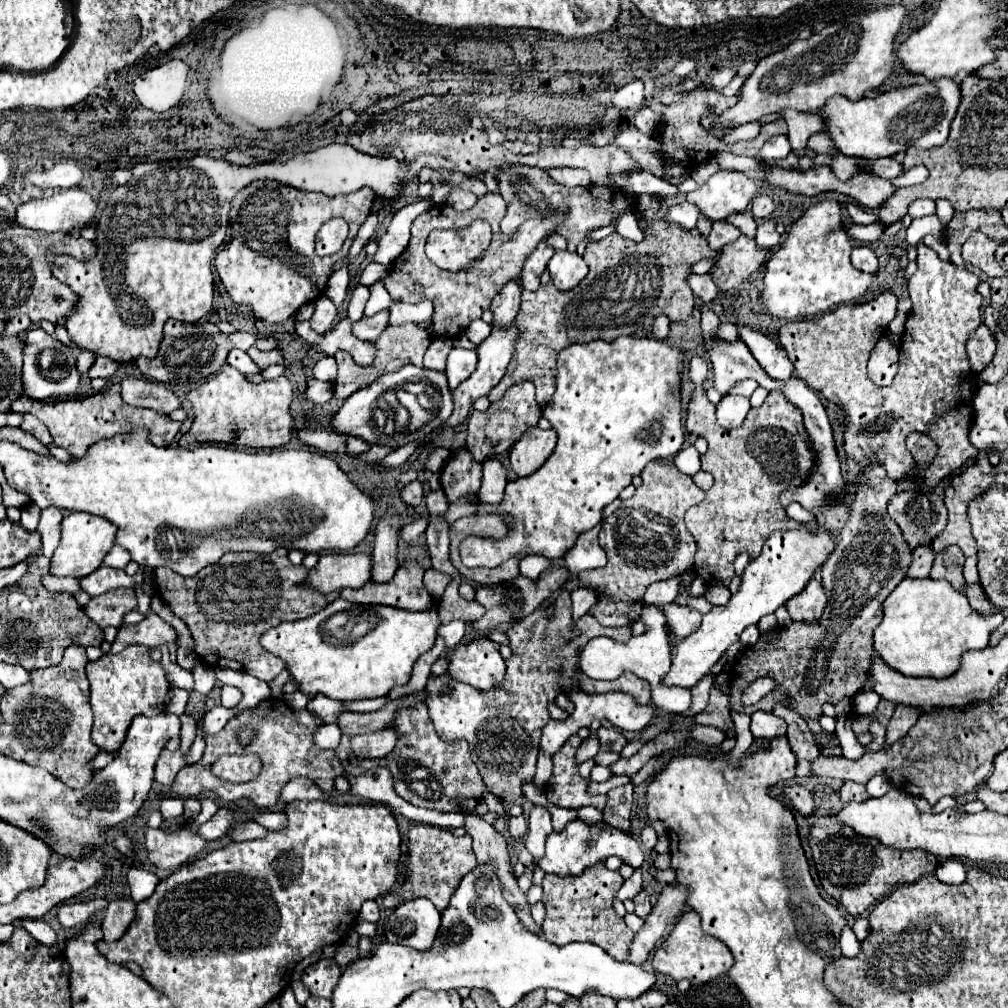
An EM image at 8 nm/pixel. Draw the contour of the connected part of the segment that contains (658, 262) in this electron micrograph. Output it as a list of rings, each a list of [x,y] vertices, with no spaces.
[[[656,221],[646,231],[642,243],[634,243],[630,239],[620,237],[618,233],[608,235],[606,239],[592,243],[584,251],[584,259],[590,267],[590,273],[584,281],[572,291],[558,291],[552,283],[540,285],[538,291],[524,291],[520,313],[516,319],[520,321],[520,341],[516,345],[516,353],[512,355],[512,365],[508,365],[506,375],[502,381],[488,393],[490,403],[496,403],[504,391],[520,381],[532,381],[536,385],[536,403],[544,407],[554,395],[554,371],[556,371],[556,357],[560,349],[572,343],[588,343],[594,339],[602,339],[606,343],[614,341],[620,335],[632,335],[638,329],[652,331],[654,319],[666,315],[670,321],[684,321],[694,311],[694,301],[688,301],[688,293],[682,293],[682,285],[690,275],[690,269],[700,259],[718,259],[720,251],[712,251],[706,237],[692,237],[688,229],[682,229],[674,221]]]

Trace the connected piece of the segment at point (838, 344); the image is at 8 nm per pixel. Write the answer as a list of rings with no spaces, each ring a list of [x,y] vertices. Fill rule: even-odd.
[[[918,243],[916,249],[918,271],[908,285],[914,307],[904,325],[900,367],[890,387],[872,385],[867,363],[872,345],[888,331],[894,319],[898,299],[892,291],[884,291],[868,303],[840,305],[820,319],[790,321],[778,329],[778,341],[796,369],[796,377],[842,407],[846,415],[844,453],[848,477],[842,497],[854,493],[858,485],[868,483],[866,469],[872,465],[882,465],[894,481],[908,479],[920,487],[936,487],[946,475],[978,455],[978,449],[968,439],[974,425],[974,385],[964,345],[968,335],[982,323],[982,295],[976,291],[980,277],[966,267],[960,269],[952,261],[942,261],[924,243]],[[914,431],[932,437],[938,447],[928,467],[920,467],[906,449],[906,437]]]

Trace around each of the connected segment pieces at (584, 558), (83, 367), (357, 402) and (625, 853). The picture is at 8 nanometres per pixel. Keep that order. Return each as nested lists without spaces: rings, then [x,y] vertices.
[[[602,521],[590,531],[582,533],[576,541],[576,545],[564,555],[566,567],[570,569],[572,577],[578,577],[580,571],[596,569],[606,565],[606,553],[599,544],[599,531],[602,528]]]
[[[80,351],[80,353],[78,353],[78,357],[76,357],[78,373],[80,373],[80,375],[86,375],[86,373],[88,373],[88,369],[92,367],[94,359],[96,359],[96,355],[94,355],[94,353],[90,353],[90,351]]]
[[[376,379],[372,385],[352,393],[330,419],[330,427],[336,433],[350,433],[352,437],[360,437],[368,441],[368,445],[382,443],[390,447],[390,437],[384,437],[380,431],[376,431],[372,421],[372,407],[384,391],[384,379]]]
[[[580,819],[570,821],[562,831],[552,831],[546,839],[546,853],[544,857],[538,861],[538,867],[544,869],[546,873],[554,873],[554,875],[580,875],[586,867],[594,865],[596,861],[606,861],[608,857],[620,857],[622,863],[638,869],[644,863],[644,853],[638,845],[638,841],[634,837],[630,837],[628,833],[600,821],[600,823],[584,823]]]

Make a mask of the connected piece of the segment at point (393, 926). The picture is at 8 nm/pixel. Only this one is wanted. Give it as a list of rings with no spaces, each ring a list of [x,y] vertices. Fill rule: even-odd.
[[[412,899],[394,909],[386,923],[388,943],[430,949],[440,929],[440,913],[428,899]]]

